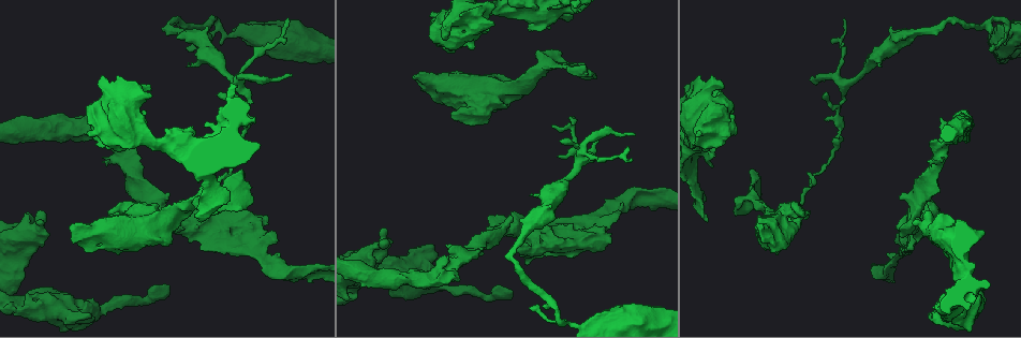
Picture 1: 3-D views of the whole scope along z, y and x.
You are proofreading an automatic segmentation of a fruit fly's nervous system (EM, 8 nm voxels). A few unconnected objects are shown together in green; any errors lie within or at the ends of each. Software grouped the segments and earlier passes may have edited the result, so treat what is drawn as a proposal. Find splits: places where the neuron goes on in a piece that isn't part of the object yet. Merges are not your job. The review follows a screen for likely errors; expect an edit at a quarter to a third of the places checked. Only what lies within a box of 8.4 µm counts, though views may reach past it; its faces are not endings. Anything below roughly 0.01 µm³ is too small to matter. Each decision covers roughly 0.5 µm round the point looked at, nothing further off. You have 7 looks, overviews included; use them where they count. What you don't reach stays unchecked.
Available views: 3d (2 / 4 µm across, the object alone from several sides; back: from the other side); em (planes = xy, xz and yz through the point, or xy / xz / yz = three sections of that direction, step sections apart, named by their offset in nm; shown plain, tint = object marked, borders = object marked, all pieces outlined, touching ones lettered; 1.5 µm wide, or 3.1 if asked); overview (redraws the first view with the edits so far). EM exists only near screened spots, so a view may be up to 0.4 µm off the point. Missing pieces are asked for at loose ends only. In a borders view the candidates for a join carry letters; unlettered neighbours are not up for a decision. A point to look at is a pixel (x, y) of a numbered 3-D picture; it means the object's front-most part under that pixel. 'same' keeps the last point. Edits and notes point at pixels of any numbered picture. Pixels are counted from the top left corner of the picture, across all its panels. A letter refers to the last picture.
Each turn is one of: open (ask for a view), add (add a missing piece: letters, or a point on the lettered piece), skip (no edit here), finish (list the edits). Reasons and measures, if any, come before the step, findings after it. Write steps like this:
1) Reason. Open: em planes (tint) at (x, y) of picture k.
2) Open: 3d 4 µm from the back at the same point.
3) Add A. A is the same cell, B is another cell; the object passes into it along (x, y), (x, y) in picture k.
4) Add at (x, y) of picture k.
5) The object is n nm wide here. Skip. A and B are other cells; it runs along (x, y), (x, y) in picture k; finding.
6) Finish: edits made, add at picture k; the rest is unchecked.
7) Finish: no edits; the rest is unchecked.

Branch stops here. Open: em xy step 8 (plain) at (190, 50) of picture 1.

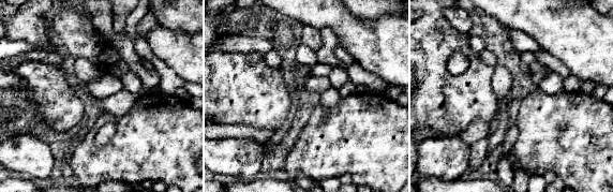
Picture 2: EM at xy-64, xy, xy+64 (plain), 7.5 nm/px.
See the neighbours. Open: em xy step 8 (borders) at the same point.

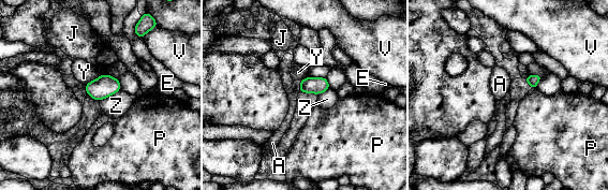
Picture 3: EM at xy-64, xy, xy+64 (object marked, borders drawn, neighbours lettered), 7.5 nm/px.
Skip. A, E, J, P, V, Y and Z are other cells; a border runs along (120, 89), (100, 101) in picture 3; none of them fits.

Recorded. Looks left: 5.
Thick end. Open: 3d 4 µm from the back at (899, 230) of picture 1.

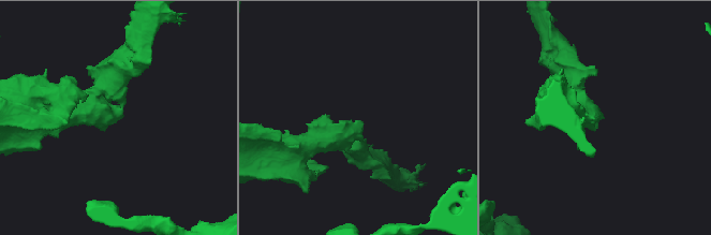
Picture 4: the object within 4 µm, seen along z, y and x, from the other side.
Open: em planes (borders) at (121, 116) of picture 4.

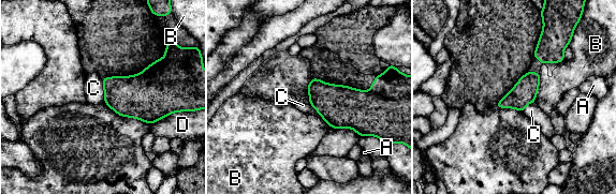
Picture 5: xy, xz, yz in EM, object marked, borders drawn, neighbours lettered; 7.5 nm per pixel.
Skip. A, B, C and D are other cells; a border runs along (101, 79), (105, 103) in picture 5; none of them fits.

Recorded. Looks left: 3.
End of a long branch. Open: 3d 2 µm at (167, 286) of picture 1.

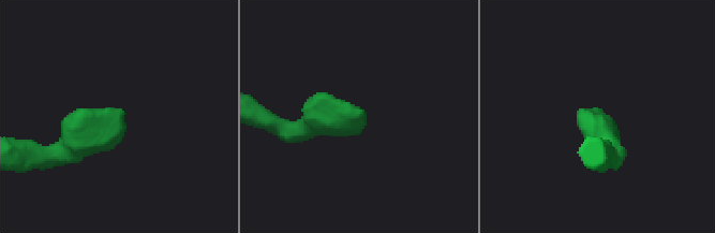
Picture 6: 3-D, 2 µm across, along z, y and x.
Shape alone is not enough. Open: em planes (borders) at (120, 116) of picture 6.

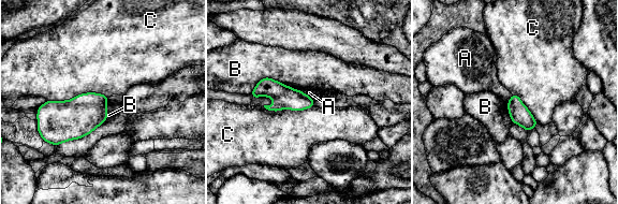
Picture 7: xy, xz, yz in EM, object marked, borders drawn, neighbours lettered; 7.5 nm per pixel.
Skip. A, B and C are other cells; a border runs along (252, 98), (313, 104) in picture 7; none of them fits.

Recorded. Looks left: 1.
Finish: no edits; the rest is unchecked.

